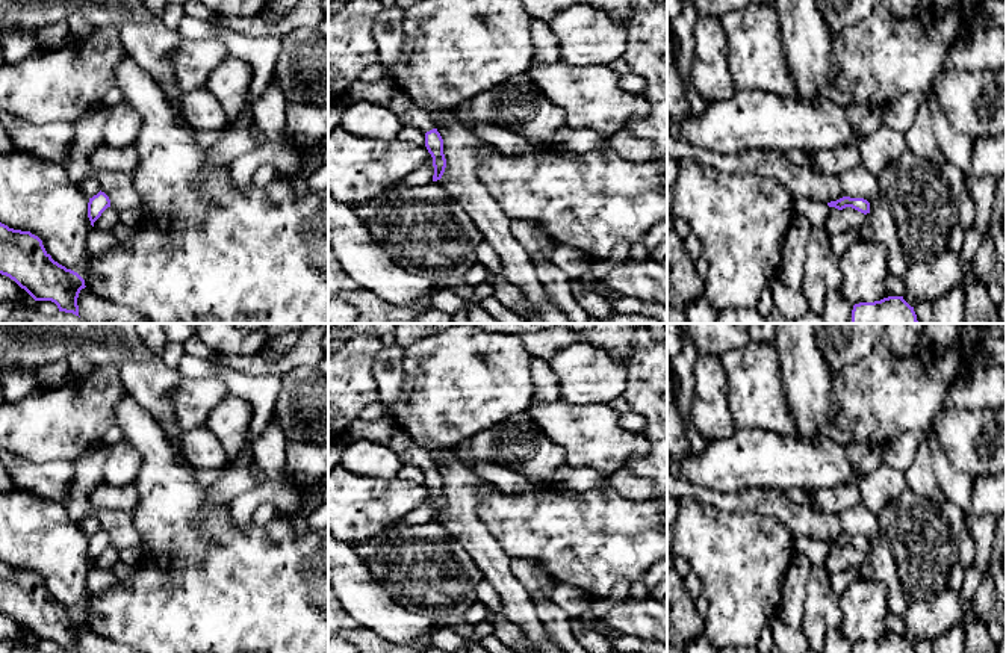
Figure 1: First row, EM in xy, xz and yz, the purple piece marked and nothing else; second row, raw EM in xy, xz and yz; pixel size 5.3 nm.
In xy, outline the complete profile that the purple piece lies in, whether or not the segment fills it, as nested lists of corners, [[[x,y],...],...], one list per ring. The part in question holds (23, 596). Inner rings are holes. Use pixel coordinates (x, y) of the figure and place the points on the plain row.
[[[0,561],[0,612],[14,618],[35,639],[51,639],[59,650],[79,653],[77,636],[85,618],[51,597],[30,570]]]

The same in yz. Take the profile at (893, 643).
[[[888,635],[874,641],[855,642],[852,653],[915,653],[915,650],[903,635]]]

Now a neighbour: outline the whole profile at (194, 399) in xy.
[[[180,378],[172,390],[172,408],[182,431],[206,426],[213,408],[227,395],[219,378]]]

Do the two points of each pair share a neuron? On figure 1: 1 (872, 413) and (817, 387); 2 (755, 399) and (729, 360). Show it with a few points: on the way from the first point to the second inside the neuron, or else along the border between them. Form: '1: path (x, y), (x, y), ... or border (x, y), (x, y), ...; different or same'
1: border (832, 372), (832, 395), (837, 404), (834, 425); different
2: path (755, 390), (755, 386), (738, 369); same

